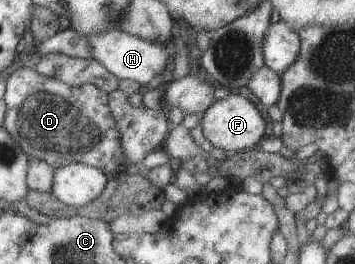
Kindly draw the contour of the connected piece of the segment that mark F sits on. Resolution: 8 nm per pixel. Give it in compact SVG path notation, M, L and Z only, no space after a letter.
M237 92L231 93L225 99L215 100L200 115L202 135L214 148L224 152L236 152L257 147L264 135L264 121L260 113L246 97Z

